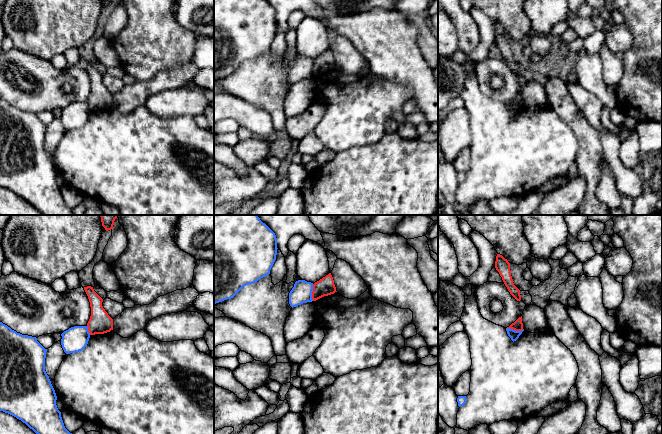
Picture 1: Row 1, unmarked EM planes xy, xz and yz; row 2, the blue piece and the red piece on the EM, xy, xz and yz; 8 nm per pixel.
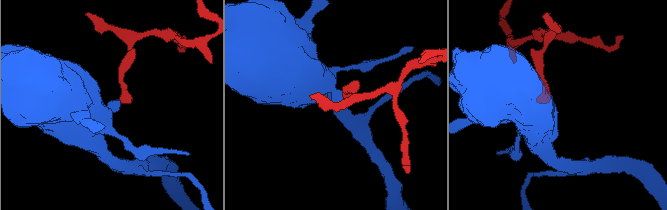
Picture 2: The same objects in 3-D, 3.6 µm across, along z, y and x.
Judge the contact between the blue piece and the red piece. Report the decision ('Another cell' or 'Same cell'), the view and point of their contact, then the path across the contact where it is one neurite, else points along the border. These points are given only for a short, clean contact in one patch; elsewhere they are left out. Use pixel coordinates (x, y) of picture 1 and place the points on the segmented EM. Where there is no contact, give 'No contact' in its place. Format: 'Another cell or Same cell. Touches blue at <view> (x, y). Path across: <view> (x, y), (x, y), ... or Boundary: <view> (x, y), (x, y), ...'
Another cell. Touches blue at yz (514, 330). Boundary: yz (506, 328), (514, 330), (523, 329)

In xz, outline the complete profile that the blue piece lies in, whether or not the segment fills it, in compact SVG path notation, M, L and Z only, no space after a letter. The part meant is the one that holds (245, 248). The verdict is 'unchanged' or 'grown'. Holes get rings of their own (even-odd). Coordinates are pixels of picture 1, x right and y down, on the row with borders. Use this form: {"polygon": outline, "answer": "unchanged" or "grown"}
{"polygon": "M214 215L214 304L233 298L244 286L269 275L277 249L275 233L258 215Z", "answer": "unchanged"}

